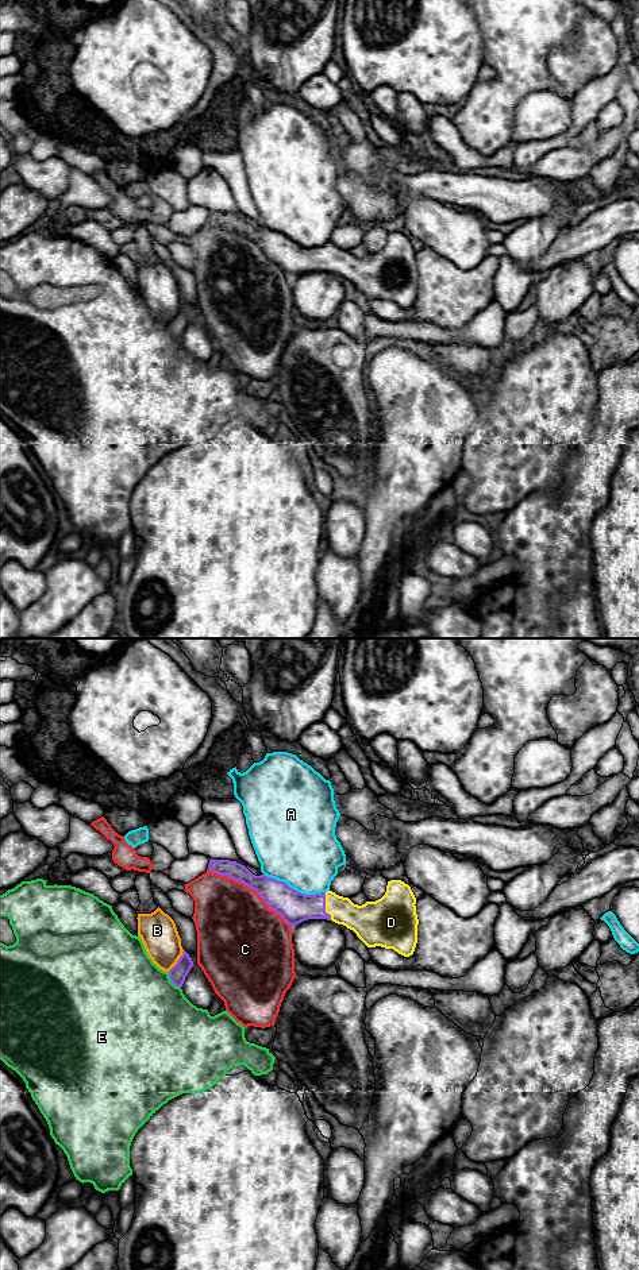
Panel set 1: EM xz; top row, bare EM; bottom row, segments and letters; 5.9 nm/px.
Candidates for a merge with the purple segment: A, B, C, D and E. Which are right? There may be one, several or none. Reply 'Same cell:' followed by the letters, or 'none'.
Same cell: D

